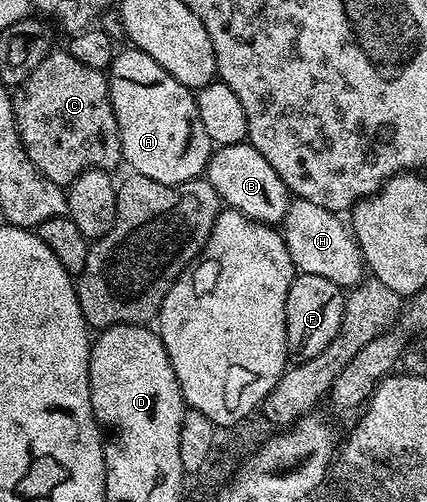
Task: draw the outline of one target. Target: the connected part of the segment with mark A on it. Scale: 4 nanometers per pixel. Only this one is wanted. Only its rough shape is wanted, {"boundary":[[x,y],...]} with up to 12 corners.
{"boundary":[[131,46],[106,69],[123,163],[201,179],[214,145],[193,89]]}

